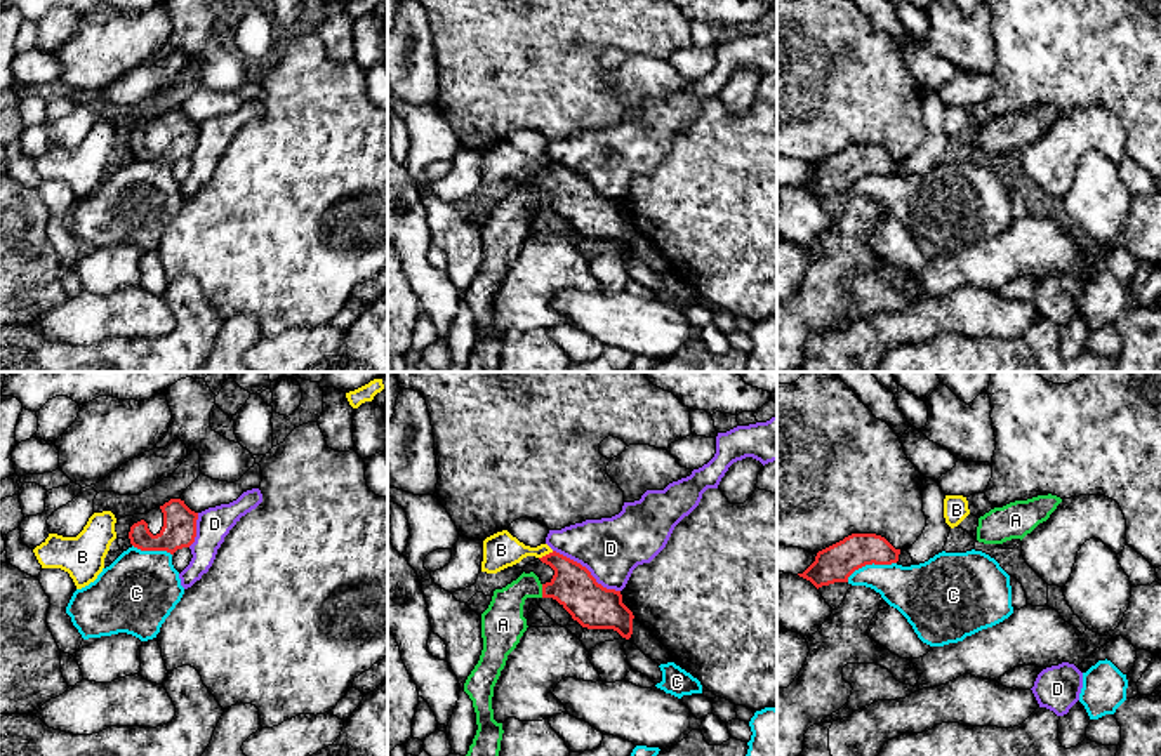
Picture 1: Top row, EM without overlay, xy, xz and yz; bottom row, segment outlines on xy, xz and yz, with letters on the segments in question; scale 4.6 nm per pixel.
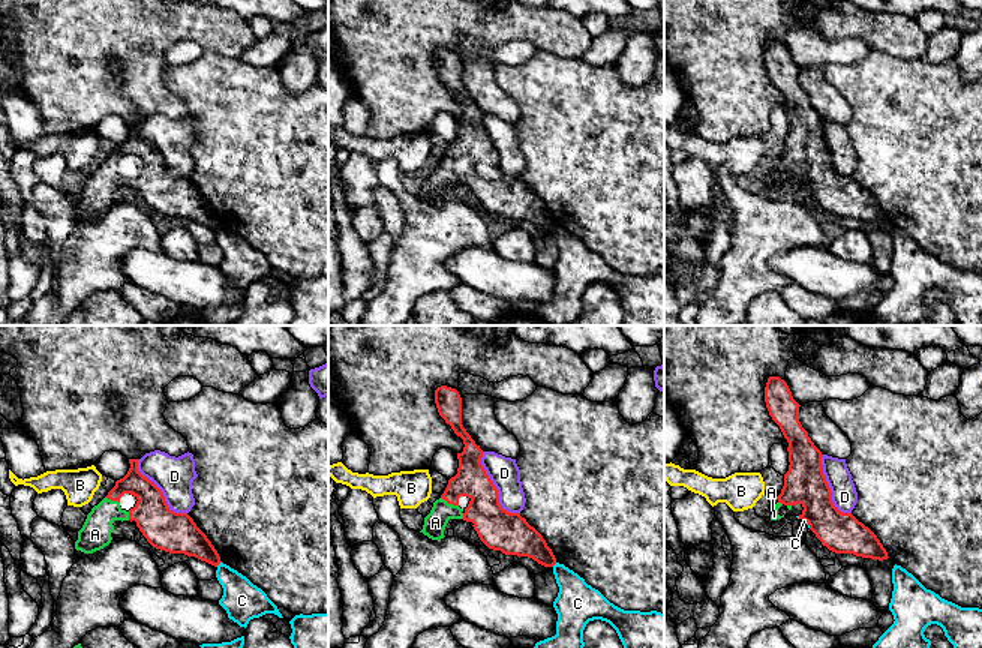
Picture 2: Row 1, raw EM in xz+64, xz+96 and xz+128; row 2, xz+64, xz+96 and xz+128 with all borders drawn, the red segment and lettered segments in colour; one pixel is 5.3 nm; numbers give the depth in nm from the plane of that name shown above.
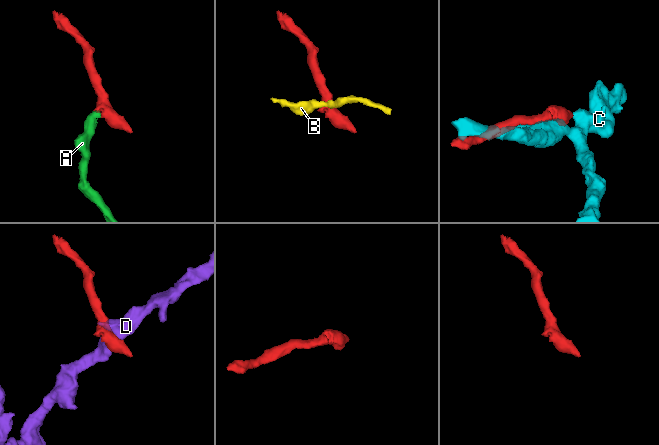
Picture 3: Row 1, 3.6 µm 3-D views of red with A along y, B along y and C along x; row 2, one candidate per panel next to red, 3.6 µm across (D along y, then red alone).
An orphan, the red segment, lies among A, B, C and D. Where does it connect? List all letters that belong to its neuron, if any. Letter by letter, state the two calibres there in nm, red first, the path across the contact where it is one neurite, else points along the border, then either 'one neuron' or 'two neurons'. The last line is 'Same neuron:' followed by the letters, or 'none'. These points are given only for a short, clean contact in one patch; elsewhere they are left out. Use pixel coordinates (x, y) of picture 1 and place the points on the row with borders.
A: calibres 200 and 200 nm; way xz (590, 603), (577, 591), (543, 591), (525, 591), (503, 624); one neuron
B: calibres 200 and 160 nm; border xz (553, 551), (539, 558); two neurons
C: calibres 170 and 240 nm; two neurons
D: calibres 200 and 280 nm; two neurons
Same neuron: A

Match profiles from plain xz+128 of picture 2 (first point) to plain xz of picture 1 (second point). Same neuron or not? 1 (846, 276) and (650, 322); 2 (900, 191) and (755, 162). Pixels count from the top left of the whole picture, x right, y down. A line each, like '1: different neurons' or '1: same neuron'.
1: same neuron
2: same neuron

